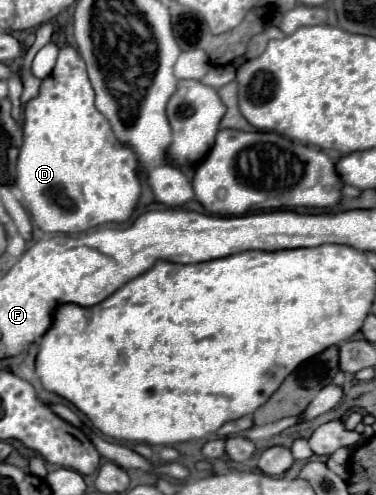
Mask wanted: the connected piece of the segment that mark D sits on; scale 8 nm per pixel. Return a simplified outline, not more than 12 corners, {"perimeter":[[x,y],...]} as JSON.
{"perimeter":[[62,47],[16,185],[44,233],[126,223],[138,157]]}

